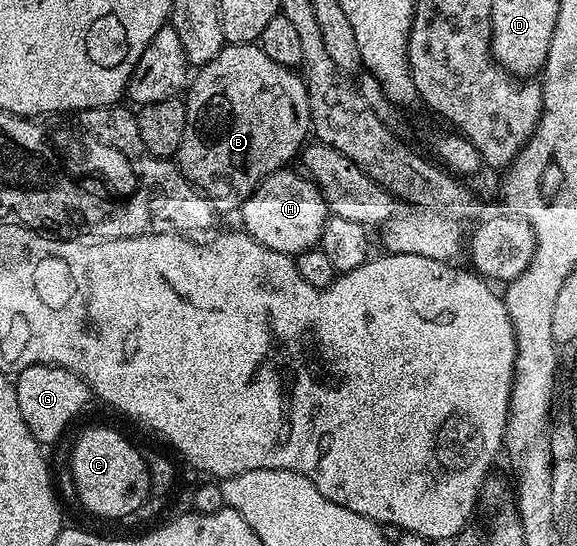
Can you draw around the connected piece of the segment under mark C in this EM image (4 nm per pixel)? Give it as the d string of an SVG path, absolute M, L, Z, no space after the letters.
M90 427L75 441L68 470L74 476L77 502L102 519L126 519L152 495L145 454L110 427Z

